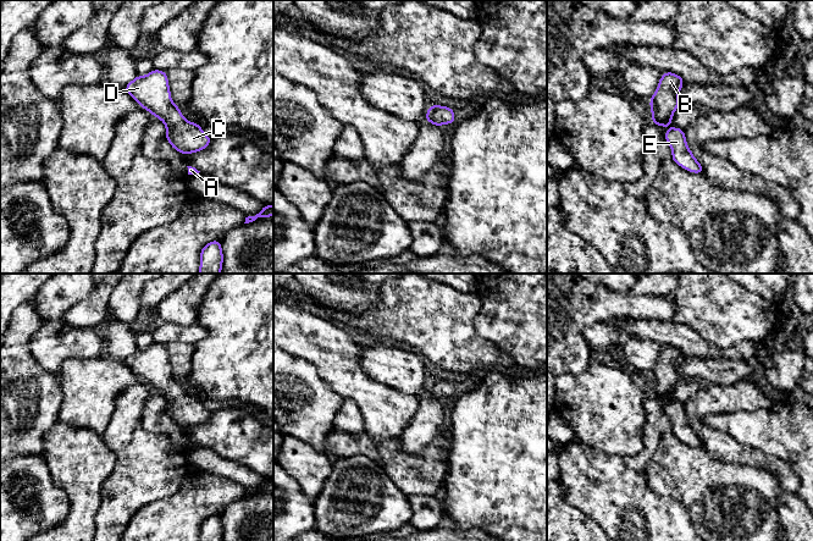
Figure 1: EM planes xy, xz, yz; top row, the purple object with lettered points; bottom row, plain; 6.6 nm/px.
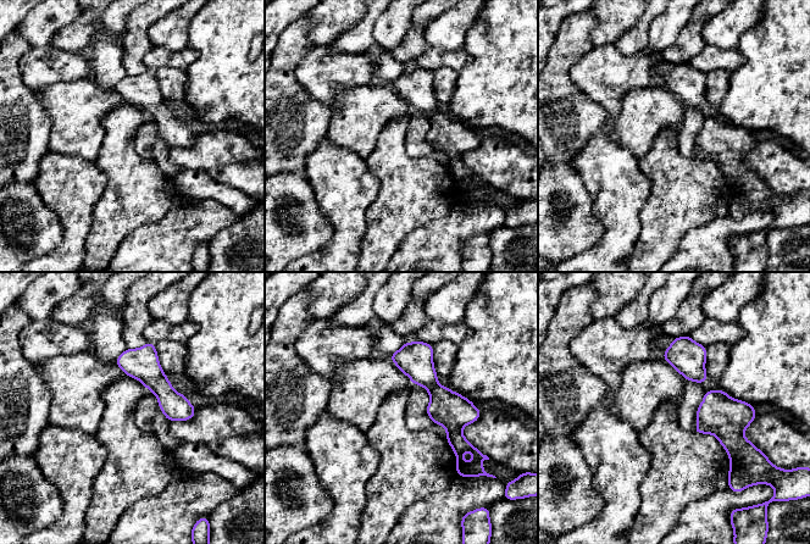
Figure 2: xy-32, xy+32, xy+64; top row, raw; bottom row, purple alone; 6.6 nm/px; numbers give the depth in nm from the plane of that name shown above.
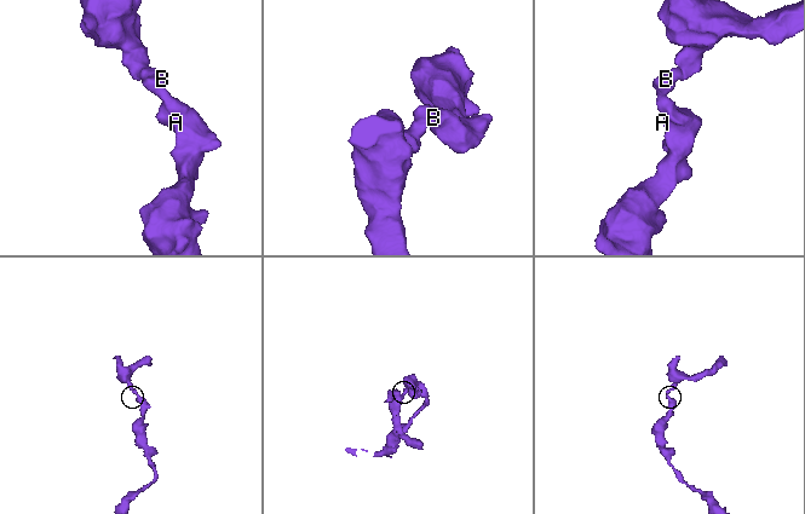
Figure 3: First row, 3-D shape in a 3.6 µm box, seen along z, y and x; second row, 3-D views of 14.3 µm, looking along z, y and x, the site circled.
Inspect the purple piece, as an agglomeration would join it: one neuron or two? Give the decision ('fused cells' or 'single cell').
single cell

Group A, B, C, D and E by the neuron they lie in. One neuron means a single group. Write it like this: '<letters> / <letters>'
A B C D E

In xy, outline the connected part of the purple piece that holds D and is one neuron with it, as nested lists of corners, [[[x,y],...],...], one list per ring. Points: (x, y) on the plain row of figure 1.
[[[153,343],[146,349],[137,349],[125,364],[153,390],[166,399],[165,412],[182,429],[204,424],[211,413],[200,398],[189,396],[173,377],[166,346]]]

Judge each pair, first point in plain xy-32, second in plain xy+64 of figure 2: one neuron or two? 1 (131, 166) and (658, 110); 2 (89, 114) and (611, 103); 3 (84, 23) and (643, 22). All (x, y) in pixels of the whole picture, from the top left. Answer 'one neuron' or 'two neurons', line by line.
1: two neurons
2: two neurons
3: one neuron

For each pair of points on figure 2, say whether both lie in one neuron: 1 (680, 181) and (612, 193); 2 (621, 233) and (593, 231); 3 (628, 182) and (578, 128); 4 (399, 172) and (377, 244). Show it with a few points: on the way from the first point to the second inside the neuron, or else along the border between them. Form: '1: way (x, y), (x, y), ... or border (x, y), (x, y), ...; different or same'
1: border (638, 160), (649, 182), (639, 214); different
2: border (592, 205), (603, 236), (583, 253); different
3: border (604, 122), (573, 157), (573, 165); different
4: way (399, 190), (399, 207), (389, 218), (387, 226); same

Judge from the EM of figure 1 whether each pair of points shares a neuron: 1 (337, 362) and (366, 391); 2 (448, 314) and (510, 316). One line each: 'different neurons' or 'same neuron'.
1: same neuron
2: different neurons

